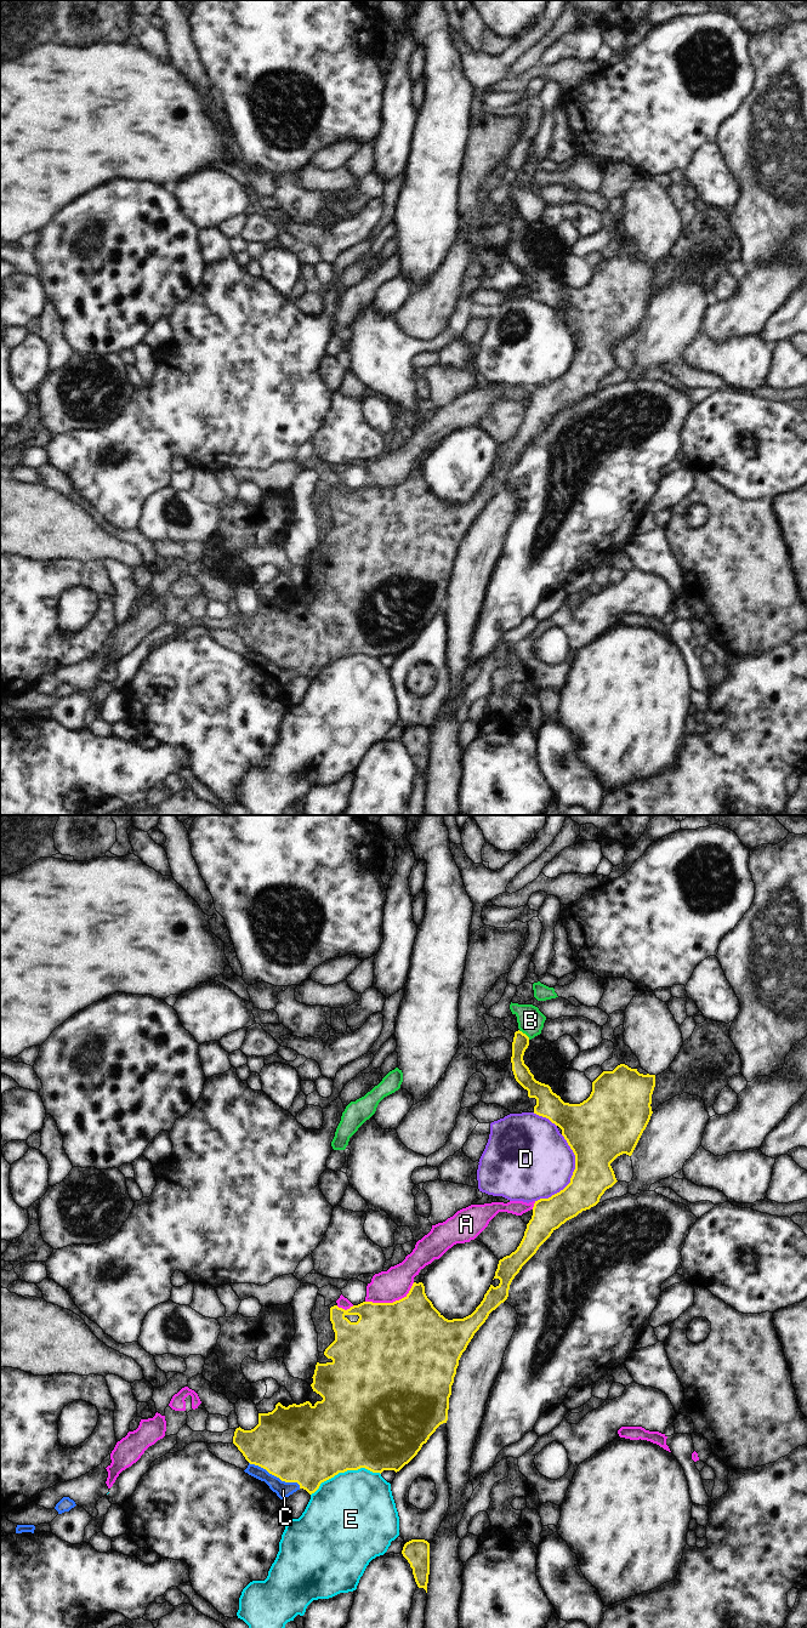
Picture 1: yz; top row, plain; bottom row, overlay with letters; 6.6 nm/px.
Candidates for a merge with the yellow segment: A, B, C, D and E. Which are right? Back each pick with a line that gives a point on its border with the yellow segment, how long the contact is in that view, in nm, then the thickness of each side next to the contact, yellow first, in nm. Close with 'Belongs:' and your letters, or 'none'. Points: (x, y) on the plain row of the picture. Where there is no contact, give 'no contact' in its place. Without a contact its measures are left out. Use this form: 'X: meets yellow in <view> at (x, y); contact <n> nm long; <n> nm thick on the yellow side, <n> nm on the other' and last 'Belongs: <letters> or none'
Belongs: none

